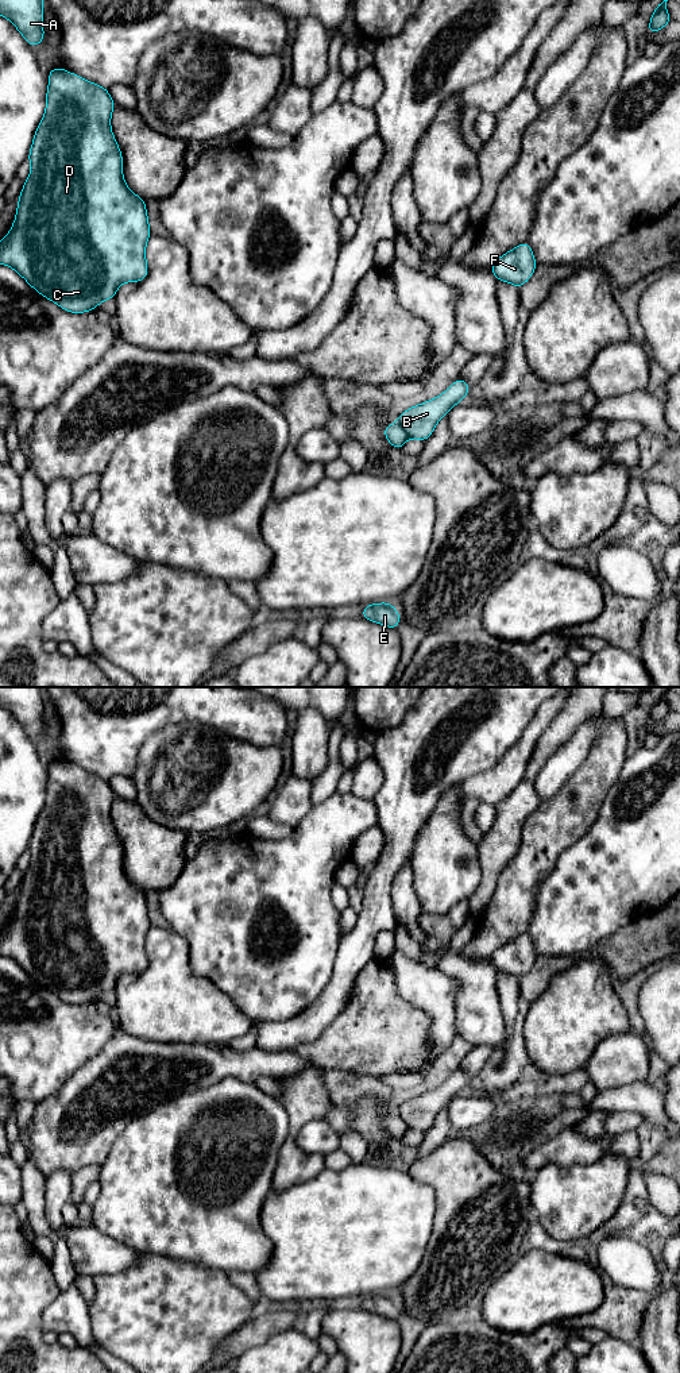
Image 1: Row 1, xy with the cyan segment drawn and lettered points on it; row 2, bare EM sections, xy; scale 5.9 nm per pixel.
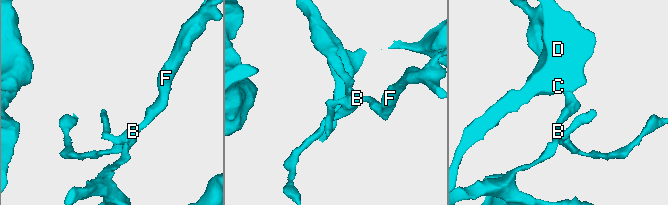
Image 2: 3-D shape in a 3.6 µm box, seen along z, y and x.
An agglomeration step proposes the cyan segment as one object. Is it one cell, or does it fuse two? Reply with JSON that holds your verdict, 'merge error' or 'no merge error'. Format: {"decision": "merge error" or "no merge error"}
{"decision": "merge error"}

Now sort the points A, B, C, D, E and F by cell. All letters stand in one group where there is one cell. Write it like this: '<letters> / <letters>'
A C D E / B F

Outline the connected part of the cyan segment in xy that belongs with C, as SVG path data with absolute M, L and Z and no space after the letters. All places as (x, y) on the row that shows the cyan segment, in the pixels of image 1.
M58 66L53 68L47 76L46 111L38 124L27 157L31 163L31 171L18 198L18 209L12 228L0 240L0 265L12 267L32 289L45 298L55 302L63 311L69 313L85 313L96 311L96 306L101 301L113 300L121 284L140 282L147 278L146 244L150 239L151 230L148 225L146 200L131 192L123 177L123 155L111 128L111 116L116 104L109 90Z

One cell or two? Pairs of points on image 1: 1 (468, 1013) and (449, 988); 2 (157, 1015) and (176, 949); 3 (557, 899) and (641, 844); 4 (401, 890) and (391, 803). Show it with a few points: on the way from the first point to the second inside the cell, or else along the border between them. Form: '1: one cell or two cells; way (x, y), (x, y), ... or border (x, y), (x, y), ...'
1: two cells; border (439, 970), (459, 984), (456, 1029)
2: one cell; way (169, 999), (169, 965)
3: one cell; way (578, 899), (584, 899), (621, 864)
4: two cells; border (409, 862), (397, 872), (393, 880), (391, 902)

